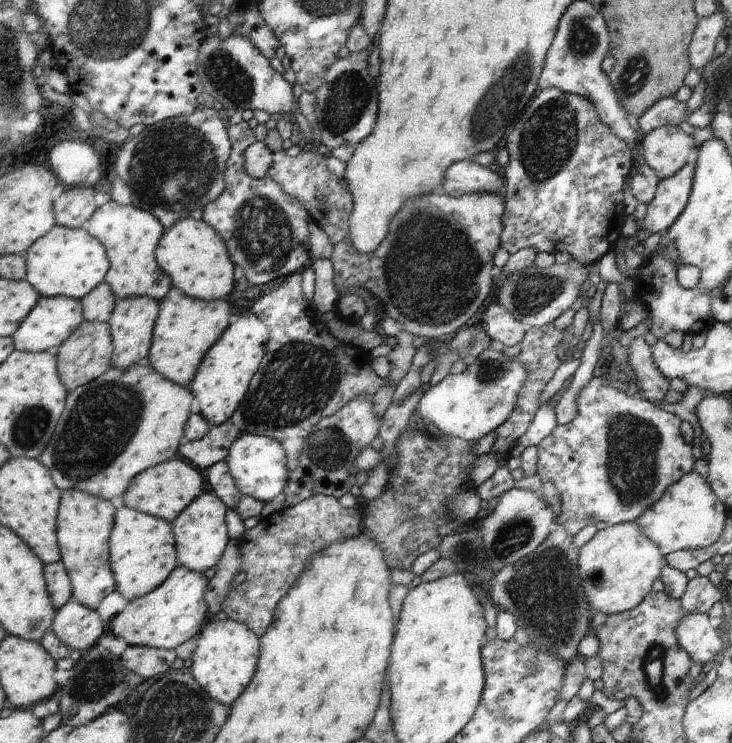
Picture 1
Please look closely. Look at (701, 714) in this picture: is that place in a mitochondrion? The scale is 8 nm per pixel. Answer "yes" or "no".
no

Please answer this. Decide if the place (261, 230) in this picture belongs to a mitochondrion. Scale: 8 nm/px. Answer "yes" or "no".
yes

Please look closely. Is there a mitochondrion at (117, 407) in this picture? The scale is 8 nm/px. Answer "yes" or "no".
yes

